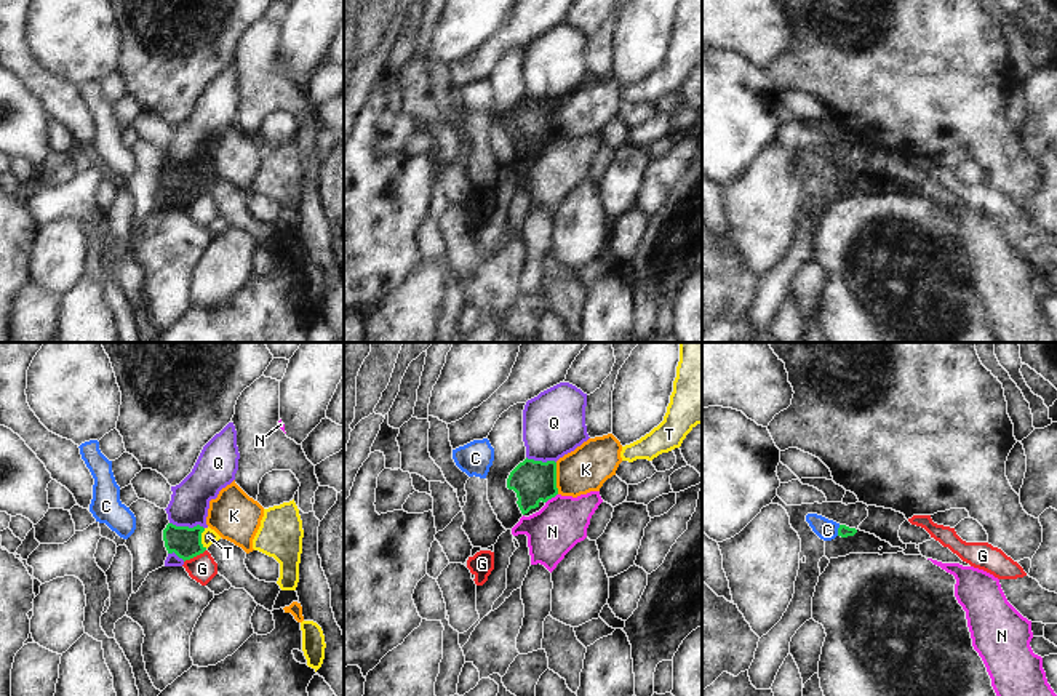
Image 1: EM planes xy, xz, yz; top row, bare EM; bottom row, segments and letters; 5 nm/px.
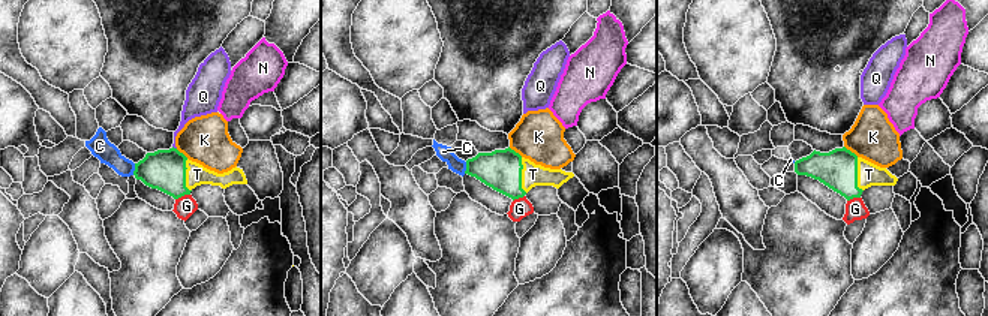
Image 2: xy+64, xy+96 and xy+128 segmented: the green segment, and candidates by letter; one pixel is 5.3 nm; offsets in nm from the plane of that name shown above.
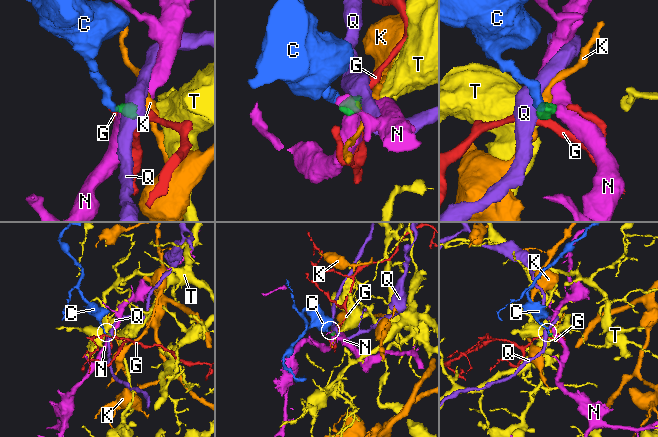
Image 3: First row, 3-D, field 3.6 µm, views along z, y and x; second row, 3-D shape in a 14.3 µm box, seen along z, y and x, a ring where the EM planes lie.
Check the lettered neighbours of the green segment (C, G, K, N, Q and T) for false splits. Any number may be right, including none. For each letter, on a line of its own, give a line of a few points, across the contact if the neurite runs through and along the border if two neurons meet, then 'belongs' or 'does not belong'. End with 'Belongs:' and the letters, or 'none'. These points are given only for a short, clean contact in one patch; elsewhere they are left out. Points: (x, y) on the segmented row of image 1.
C: line yz (840, 525), (837, 535); does not belong
G: line xy (205, 549), (184, 562); does not belong
K: line xz (555, 463), (555, 487), (558, 493); does not belong
N: line xz (557, 493), (546, 503); does not belong
Q: line xy (170, 522), (179, 527), (200, 525), (203, 528); does not belong
T: line xy (186, 543), (200, 538), (208, 536); belongs
Belongs: T

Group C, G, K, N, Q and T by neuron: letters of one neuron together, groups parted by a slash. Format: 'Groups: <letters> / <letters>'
Groups: C / G / K / N / Q / T.

